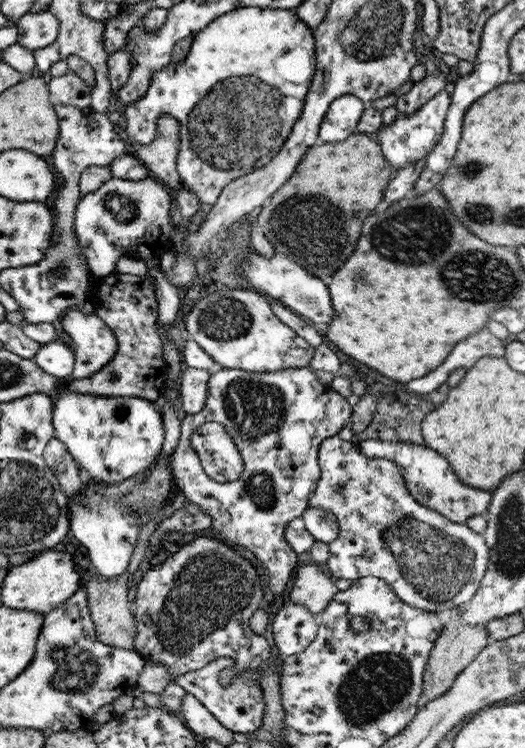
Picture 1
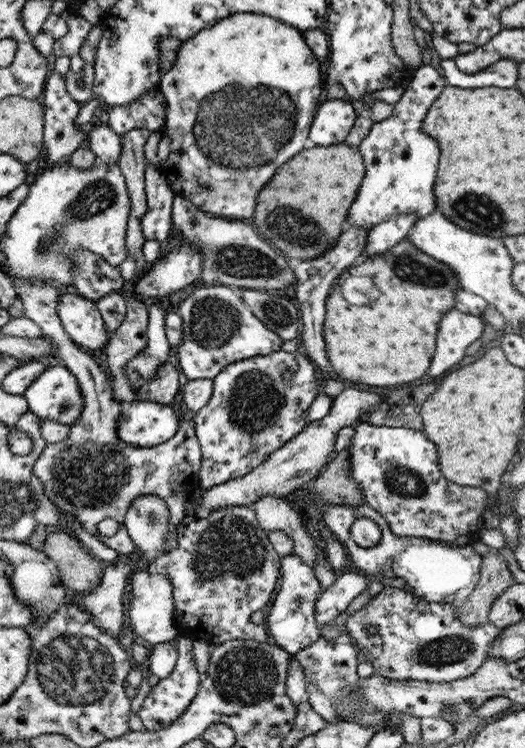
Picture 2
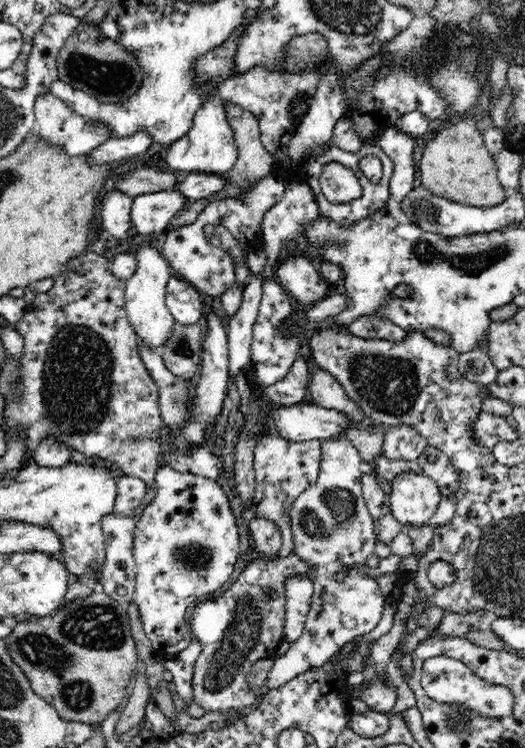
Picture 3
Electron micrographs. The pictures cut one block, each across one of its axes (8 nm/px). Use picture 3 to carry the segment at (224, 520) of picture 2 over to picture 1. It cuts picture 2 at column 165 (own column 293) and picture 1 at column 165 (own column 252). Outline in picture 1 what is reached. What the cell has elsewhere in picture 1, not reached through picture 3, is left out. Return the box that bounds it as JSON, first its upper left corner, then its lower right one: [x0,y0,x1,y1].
[134,533,273,713]

